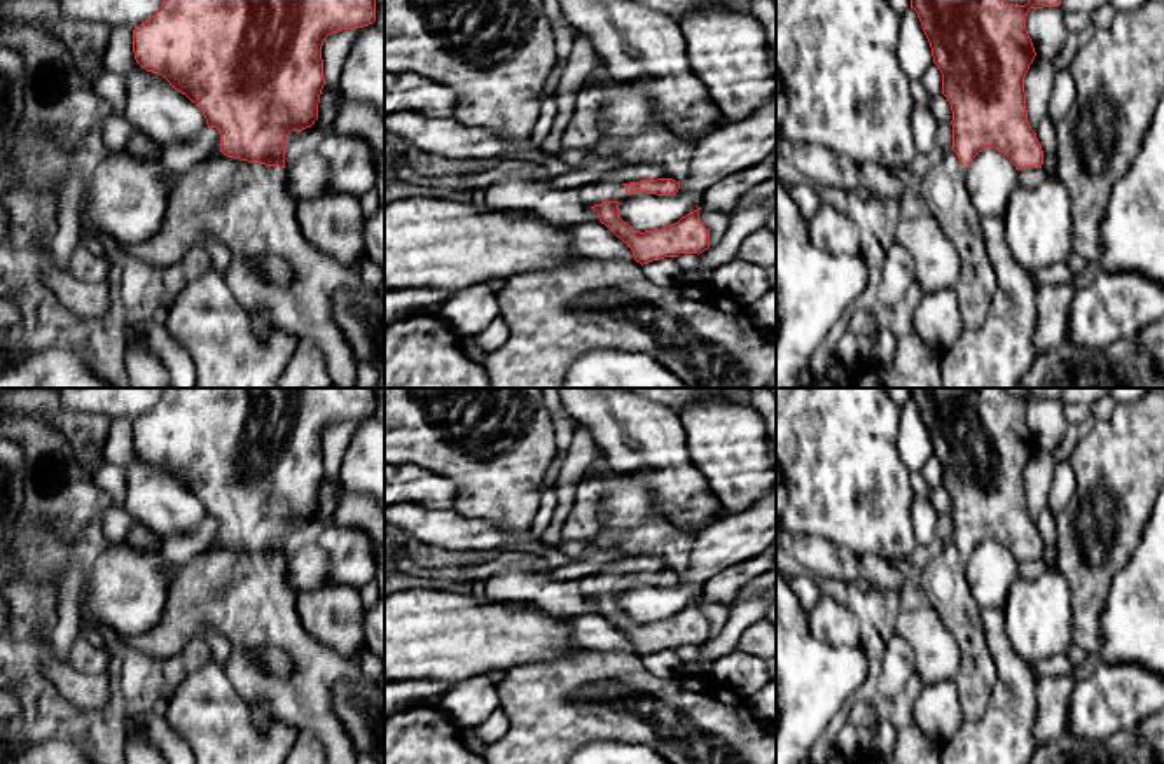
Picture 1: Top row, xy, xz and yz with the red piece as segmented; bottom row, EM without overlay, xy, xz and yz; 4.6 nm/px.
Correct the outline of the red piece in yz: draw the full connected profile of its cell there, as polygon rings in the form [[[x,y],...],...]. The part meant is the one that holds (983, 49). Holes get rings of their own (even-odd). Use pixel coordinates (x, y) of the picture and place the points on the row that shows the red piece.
[[[911,0],[930,42],[933,63],[942,73],[942,94],[953,110],[953,147],[925,177],[921,192],[926,212],[937,219],[960,254],[961,269],[954,292],[963,325],[979,329],[991,306],[996,274],[989,264],[980,215],[968,199],[967,168],[984,149],[1007,156],[1015,170],[1042,168],[1043,150],[1028,122],[1024,77],[1036,52],[1026,30],[1031,9],[1059,7],[1061,0],[1028,0],[1014,5],[1007,0]]]

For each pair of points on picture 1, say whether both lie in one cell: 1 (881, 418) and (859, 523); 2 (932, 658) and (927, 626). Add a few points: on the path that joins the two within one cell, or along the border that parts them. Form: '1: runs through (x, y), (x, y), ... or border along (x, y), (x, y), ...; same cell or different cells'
1: runs through (855, 444), (850, 450), (850, 497); same cell
2: runs through (932, 651), (927, 633); same cell

